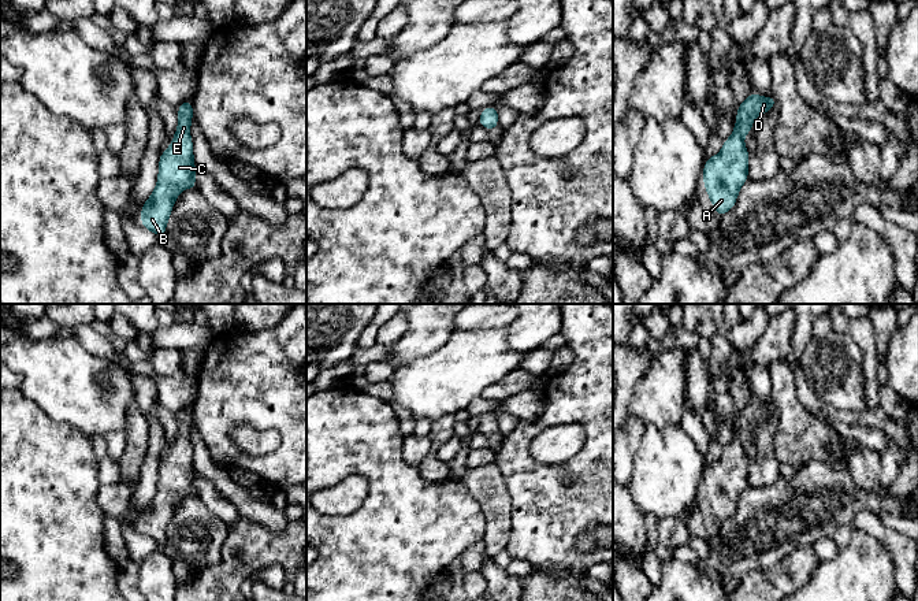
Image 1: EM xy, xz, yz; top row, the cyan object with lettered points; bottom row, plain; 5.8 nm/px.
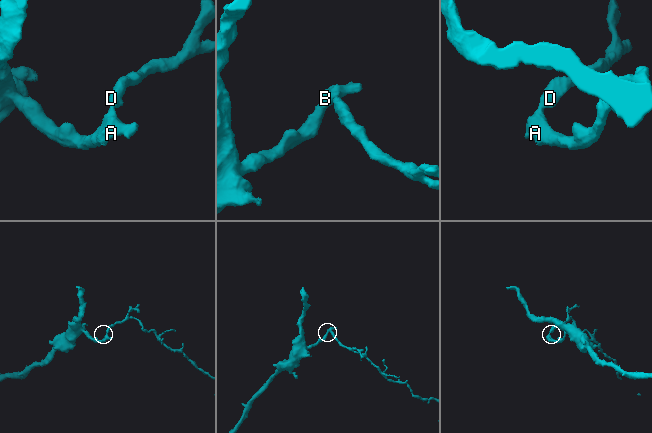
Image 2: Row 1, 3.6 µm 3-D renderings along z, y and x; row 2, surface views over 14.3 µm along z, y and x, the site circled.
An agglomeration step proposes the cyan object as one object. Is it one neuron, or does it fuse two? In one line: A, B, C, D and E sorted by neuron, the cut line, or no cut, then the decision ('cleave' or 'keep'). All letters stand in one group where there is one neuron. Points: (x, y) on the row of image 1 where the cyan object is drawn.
groups A B C D E; cut none; keep

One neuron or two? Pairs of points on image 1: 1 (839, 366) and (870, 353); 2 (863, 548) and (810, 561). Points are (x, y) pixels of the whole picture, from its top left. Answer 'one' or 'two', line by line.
1: two
2: two

